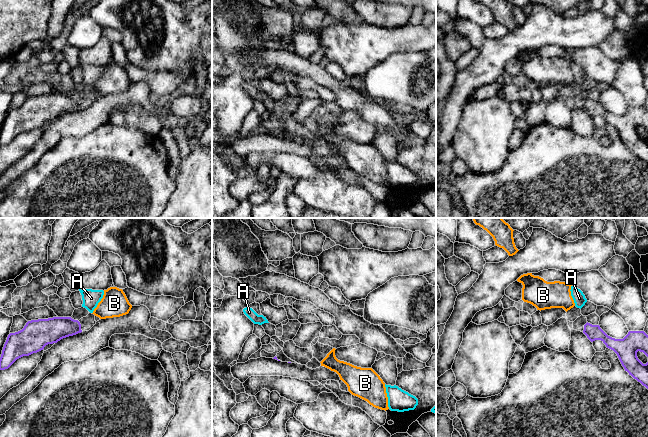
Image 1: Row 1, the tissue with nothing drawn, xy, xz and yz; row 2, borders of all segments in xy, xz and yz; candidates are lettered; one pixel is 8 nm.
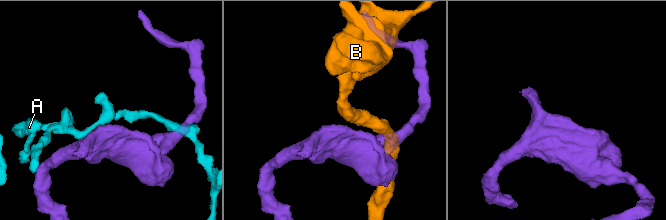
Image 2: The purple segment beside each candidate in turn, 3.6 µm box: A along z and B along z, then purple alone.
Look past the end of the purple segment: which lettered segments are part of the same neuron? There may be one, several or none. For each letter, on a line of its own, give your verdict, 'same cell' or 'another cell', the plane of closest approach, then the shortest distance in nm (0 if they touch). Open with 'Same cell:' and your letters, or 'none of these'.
Same cell: none of these
A: another cell | xy | 120 nm
B: another cell | xy | 130 nm

